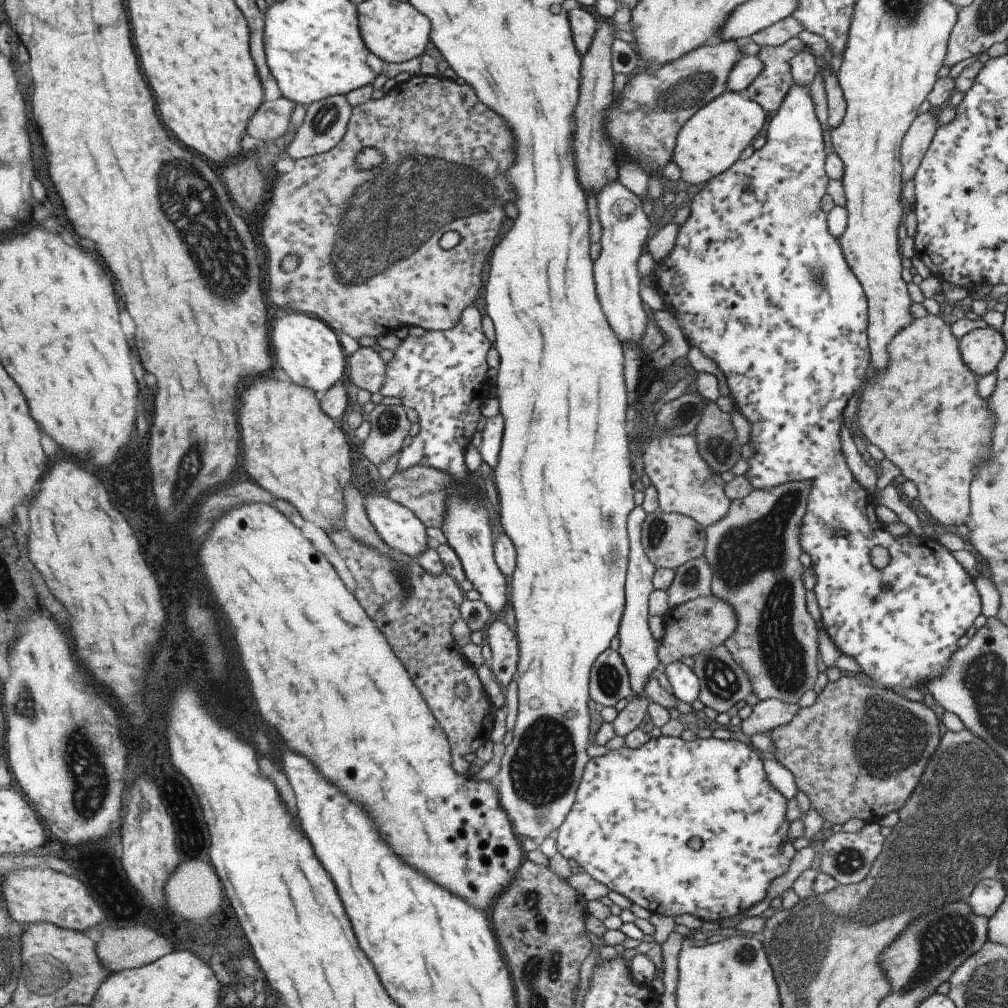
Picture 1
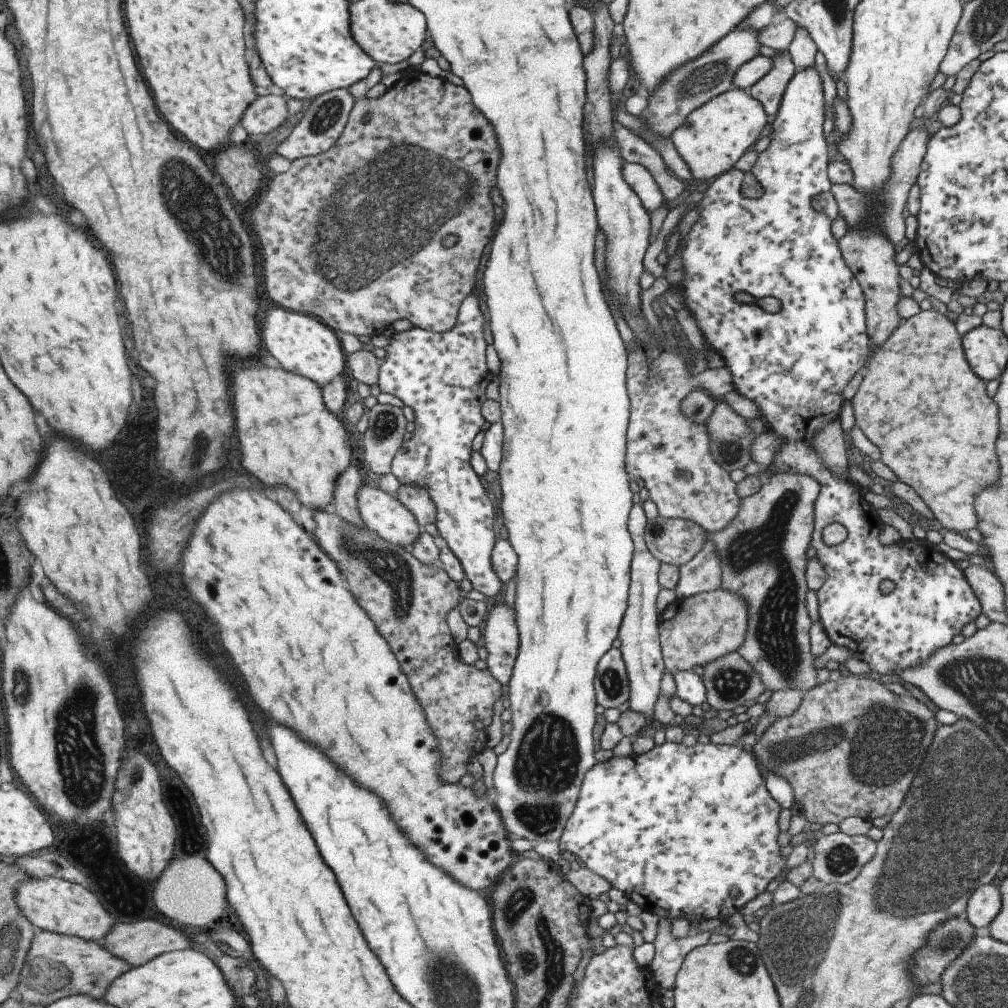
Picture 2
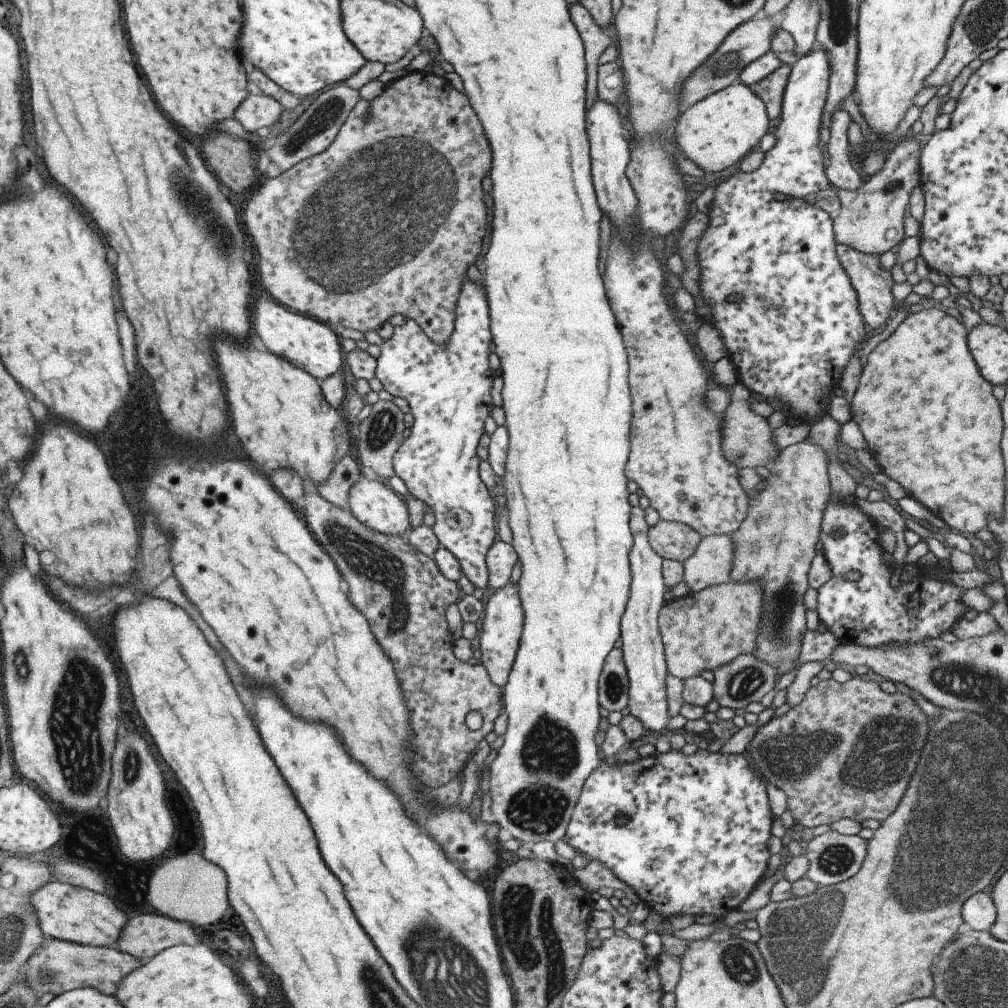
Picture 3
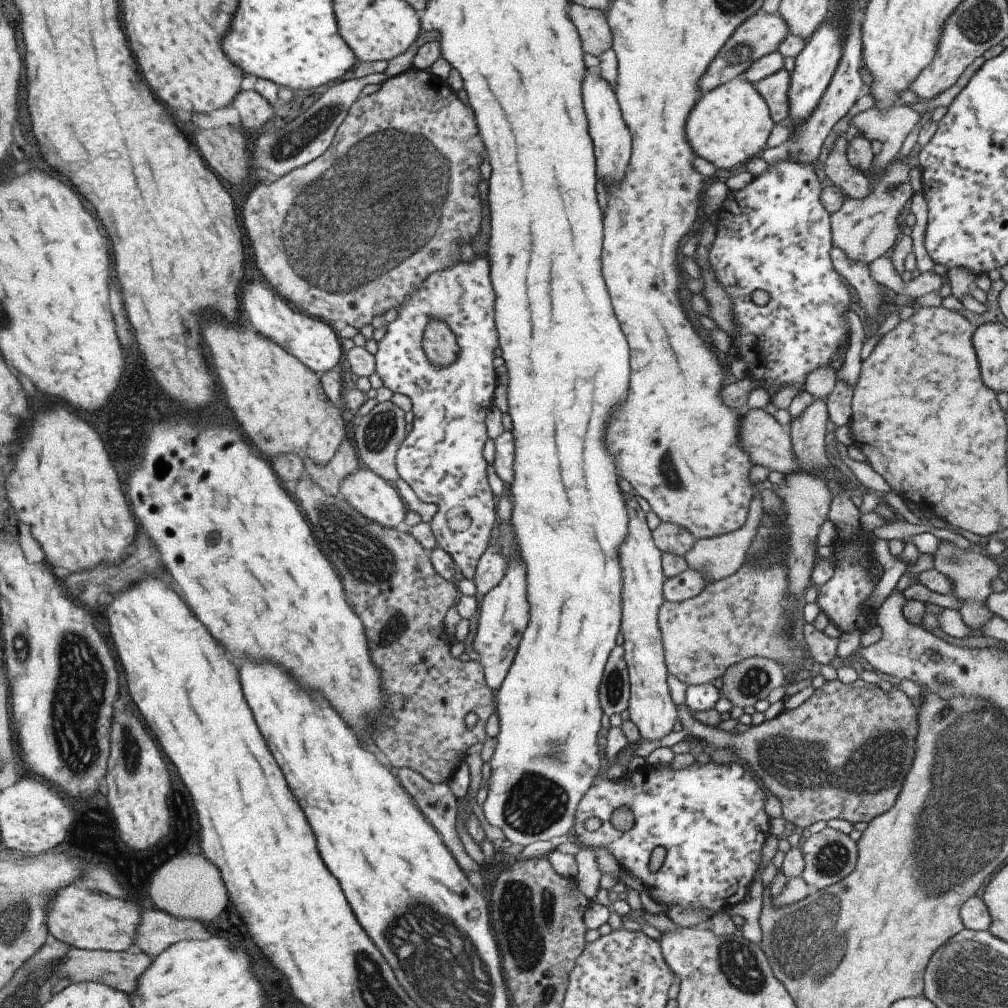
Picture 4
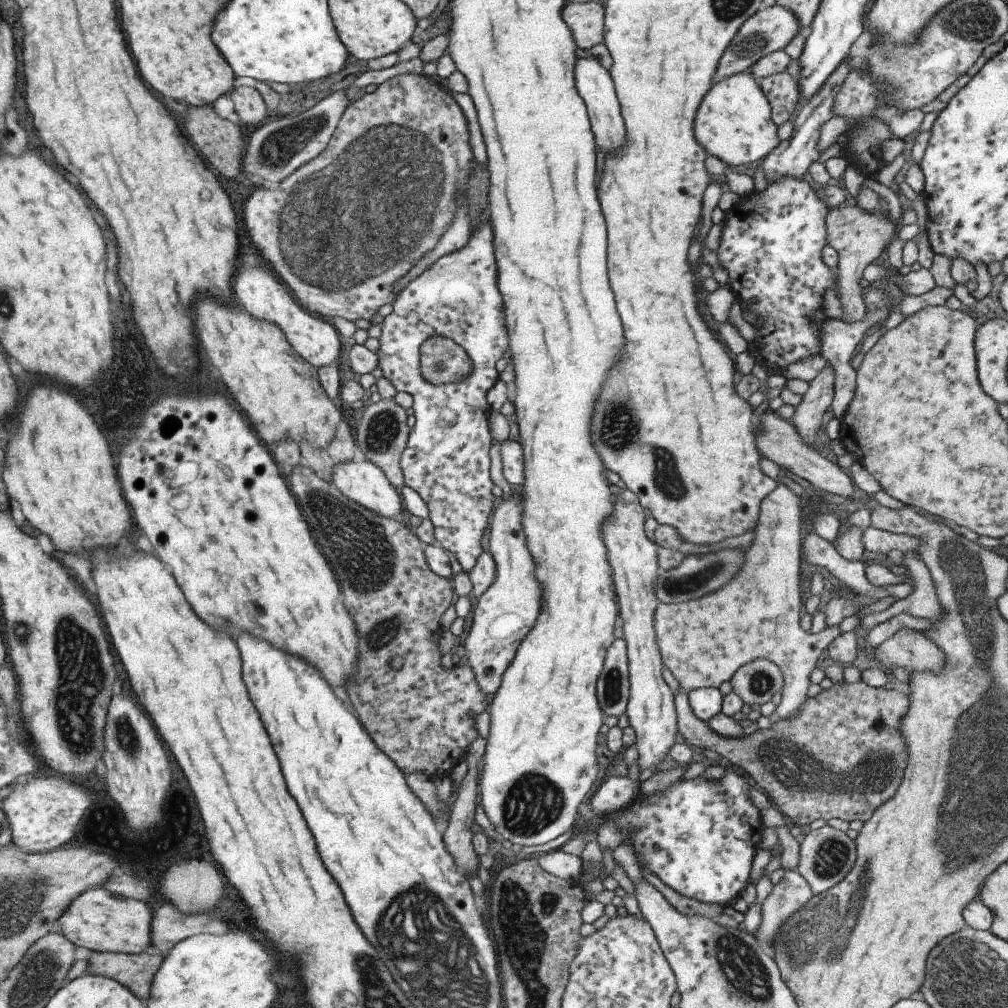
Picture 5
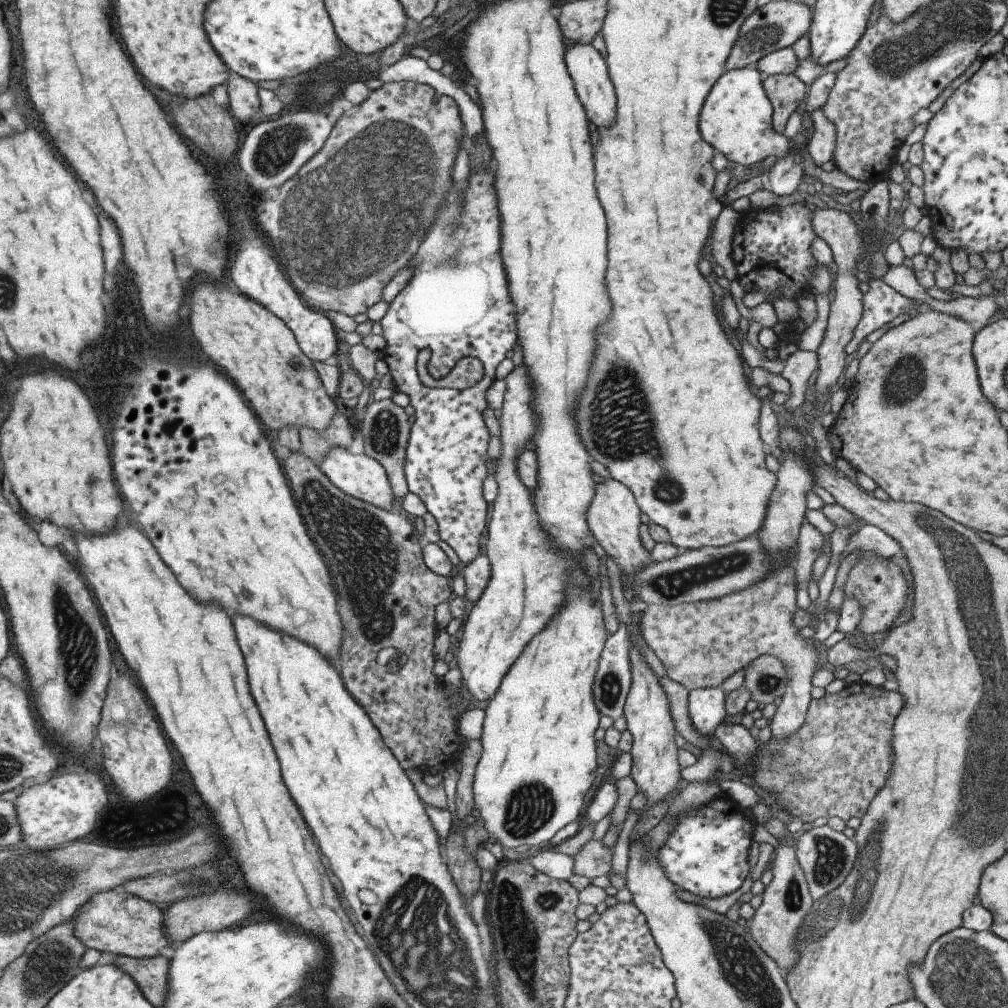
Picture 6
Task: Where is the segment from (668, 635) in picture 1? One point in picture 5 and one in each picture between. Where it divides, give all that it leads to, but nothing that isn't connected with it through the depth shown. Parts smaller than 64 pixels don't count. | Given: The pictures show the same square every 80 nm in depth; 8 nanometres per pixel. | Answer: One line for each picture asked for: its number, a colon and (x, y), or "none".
2: (692, 631)
3: (699, 631)
4: (749, 613)
5: (756, 613)

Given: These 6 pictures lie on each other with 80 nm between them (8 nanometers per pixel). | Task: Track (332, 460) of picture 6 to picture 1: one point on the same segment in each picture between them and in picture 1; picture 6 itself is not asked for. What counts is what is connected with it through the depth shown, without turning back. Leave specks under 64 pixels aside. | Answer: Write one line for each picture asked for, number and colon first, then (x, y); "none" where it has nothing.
1: (399, 529)
2: (382, 514)
3: (370, 500)
4: (375, 499)
5: (362, 482)

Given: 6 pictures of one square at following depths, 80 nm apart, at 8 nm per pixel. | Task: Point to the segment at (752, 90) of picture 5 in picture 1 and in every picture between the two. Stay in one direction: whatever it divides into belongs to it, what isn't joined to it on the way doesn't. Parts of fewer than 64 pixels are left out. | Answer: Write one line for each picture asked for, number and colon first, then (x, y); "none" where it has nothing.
1: (710, 141)
2: (711, 139)
3: (718, 131)
4: (728, 125)

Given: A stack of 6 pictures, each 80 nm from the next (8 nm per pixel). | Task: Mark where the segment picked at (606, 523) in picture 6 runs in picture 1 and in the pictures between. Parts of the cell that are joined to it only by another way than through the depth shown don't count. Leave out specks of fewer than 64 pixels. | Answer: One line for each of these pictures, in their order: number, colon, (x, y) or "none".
1: (637, 648)
2: (639, 648)
3: (642, 651)
4: (649, 706)
5: (633, 559)

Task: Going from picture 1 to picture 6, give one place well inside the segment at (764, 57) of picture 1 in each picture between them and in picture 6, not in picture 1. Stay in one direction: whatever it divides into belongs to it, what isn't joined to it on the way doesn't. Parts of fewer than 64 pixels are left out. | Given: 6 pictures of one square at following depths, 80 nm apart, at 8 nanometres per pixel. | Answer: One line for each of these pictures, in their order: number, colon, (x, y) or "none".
2: (768, 90)
3: (769, 89)
4: (773, 89)
5: (781, 91)
6: (785, 92)

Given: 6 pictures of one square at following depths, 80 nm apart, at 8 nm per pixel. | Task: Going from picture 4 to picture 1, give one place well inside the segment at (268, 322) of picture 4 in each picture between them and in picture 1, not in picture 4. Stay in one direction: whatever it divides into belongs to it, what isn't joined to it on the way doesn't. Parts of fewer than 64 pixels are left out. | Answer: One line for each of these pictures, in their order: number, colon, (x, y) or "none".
1: (305, 349)
2: (303, 345)
3: (305, 342)

